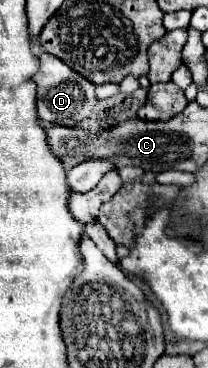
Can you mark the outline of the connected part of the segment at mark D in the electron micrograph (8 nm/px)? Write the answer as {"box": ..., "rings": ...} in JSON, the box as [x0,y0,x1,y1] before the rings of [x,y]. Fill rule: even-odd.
{"box":[36,52,98,128],"rings":[[[48,52],[40,54],[40,72],[36,74],[36,84],[38,84],[38,116],[50,124],[58,126],[70,126],[74,128],[80,124],[84,118],[92,116],[98,98],[96,98],[96,84],[84,78],[82,74],[76,74],[70,66],[66,66],[58,56],[52,56]]]}

